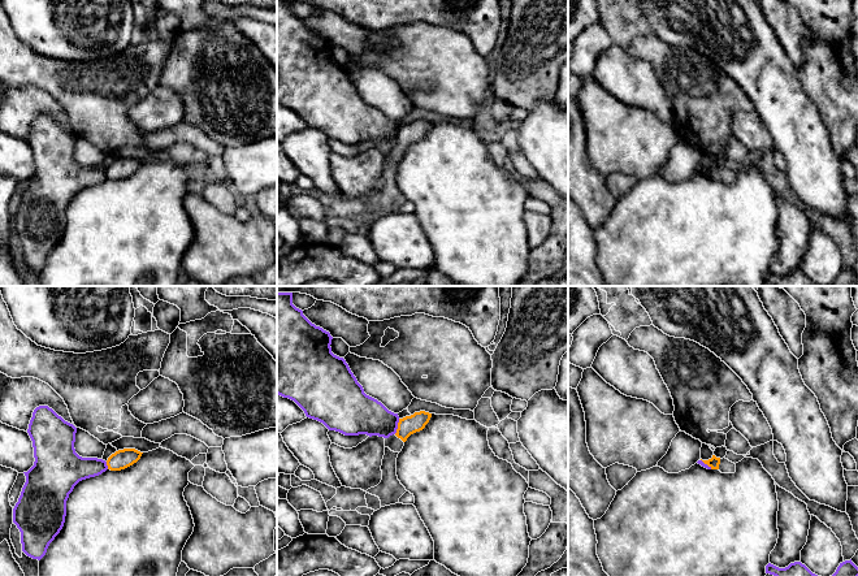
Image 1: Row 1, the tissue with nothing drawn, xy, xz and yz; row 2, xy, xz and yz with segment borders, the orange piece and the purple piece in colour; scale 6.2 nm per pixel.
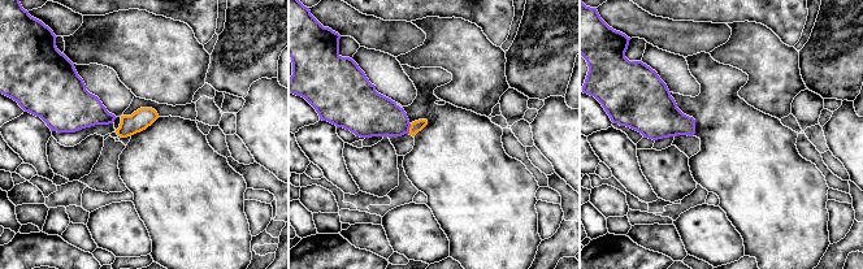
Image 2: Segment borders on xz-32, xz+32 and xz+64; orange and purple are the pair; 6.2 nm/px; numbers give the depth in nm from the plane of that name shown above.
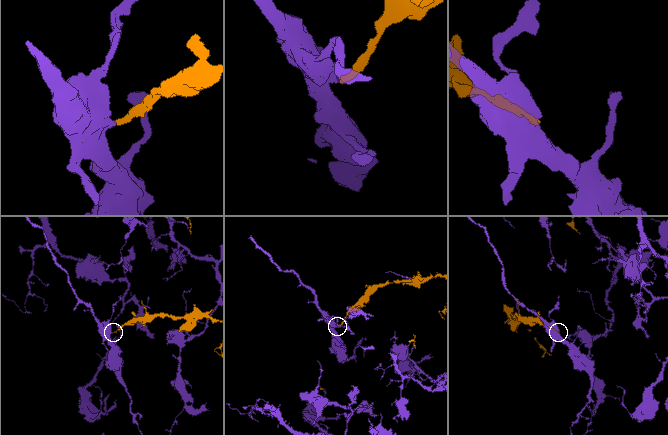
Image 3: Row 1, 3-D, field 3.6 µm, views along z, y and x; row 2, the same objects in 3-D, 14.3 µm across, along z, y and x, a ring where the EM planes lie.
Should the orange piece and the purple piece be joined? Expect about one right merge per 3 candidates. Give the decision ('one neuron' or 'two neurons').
two neurons

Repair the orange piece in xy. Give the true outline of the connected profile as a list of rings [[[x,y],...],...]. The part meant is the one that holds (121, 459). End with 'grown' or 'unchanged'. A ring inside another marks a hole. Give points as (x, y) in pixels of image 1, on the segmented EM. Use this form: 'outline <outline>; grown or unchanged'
outline [[[135,449],[118,450],[108,458],[107,460],[108,469],[110,471],[125,469],[136,463],[140,459],[142,454],[143,452]]]; unchanged

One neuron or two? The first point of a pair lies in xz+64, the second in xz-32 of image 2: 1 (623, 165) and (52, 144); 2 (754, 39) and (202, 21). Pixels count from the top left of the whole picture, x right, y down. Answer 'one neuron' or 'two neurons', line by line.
1: two neurons
2: two neurons

